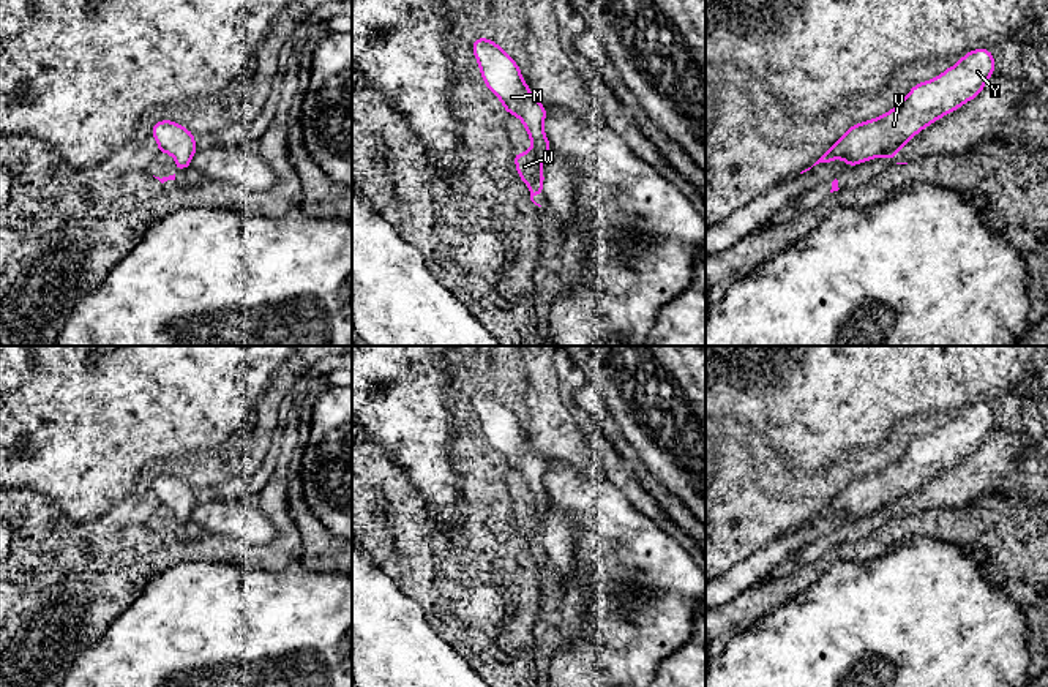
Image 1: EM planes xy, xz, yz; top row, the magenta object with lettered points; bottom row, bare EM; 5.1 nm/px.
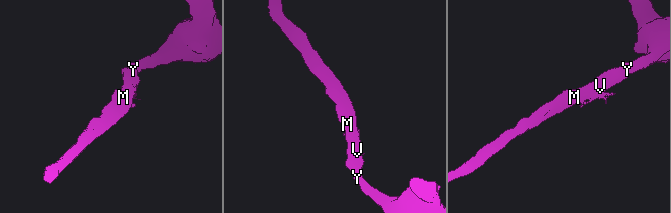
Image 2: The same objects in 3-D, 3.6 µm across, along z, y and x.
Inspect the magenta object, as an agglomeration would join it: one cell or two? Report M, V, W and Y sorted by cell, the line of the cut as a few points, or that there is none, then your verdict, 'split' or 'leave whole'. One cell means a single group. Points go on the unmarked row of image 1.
M V Y / W; cut in yz along (903, 495), (884, 503), (878, 509); split

